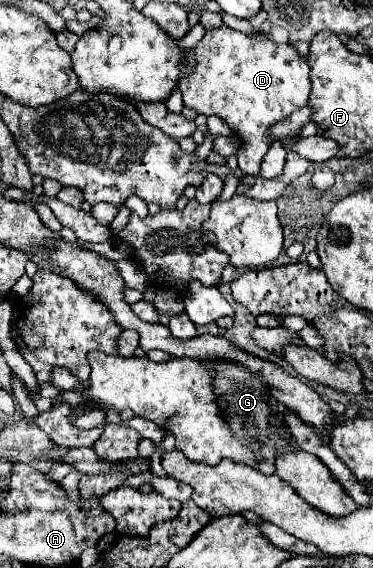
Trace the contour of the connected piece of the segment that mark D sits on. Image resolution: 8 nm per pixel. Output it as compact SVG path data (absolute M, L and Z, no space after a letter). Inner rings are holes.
M225 24L207 30L203 40L191 48L191 58L195 58L195 70L187 78L179 78L183 104L187 106L181 114L191 120L197 112L223 118L245 140L245 146L237 152L239 168L257 176L261 160L273 142L267 134L269 126L307 106L311 88L307 60L289 44L275 44L263 34L247 36Z

